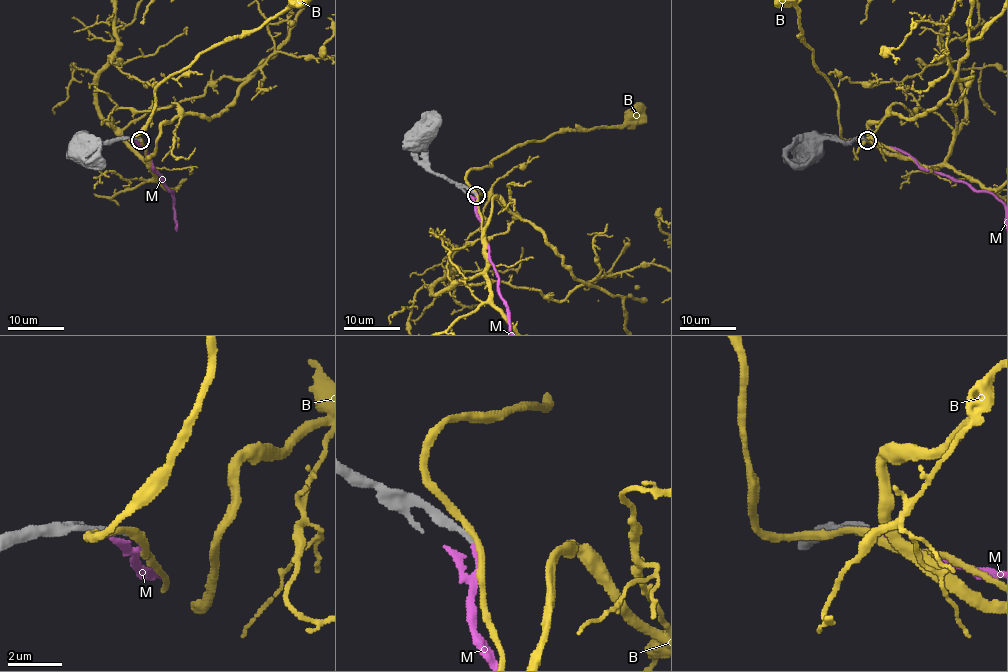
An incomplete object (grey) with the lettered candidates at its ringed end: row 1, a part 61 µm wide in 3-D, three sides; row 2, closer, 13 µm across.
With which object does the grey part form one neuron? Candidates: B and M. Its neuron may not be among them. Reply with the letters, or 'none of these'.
M

